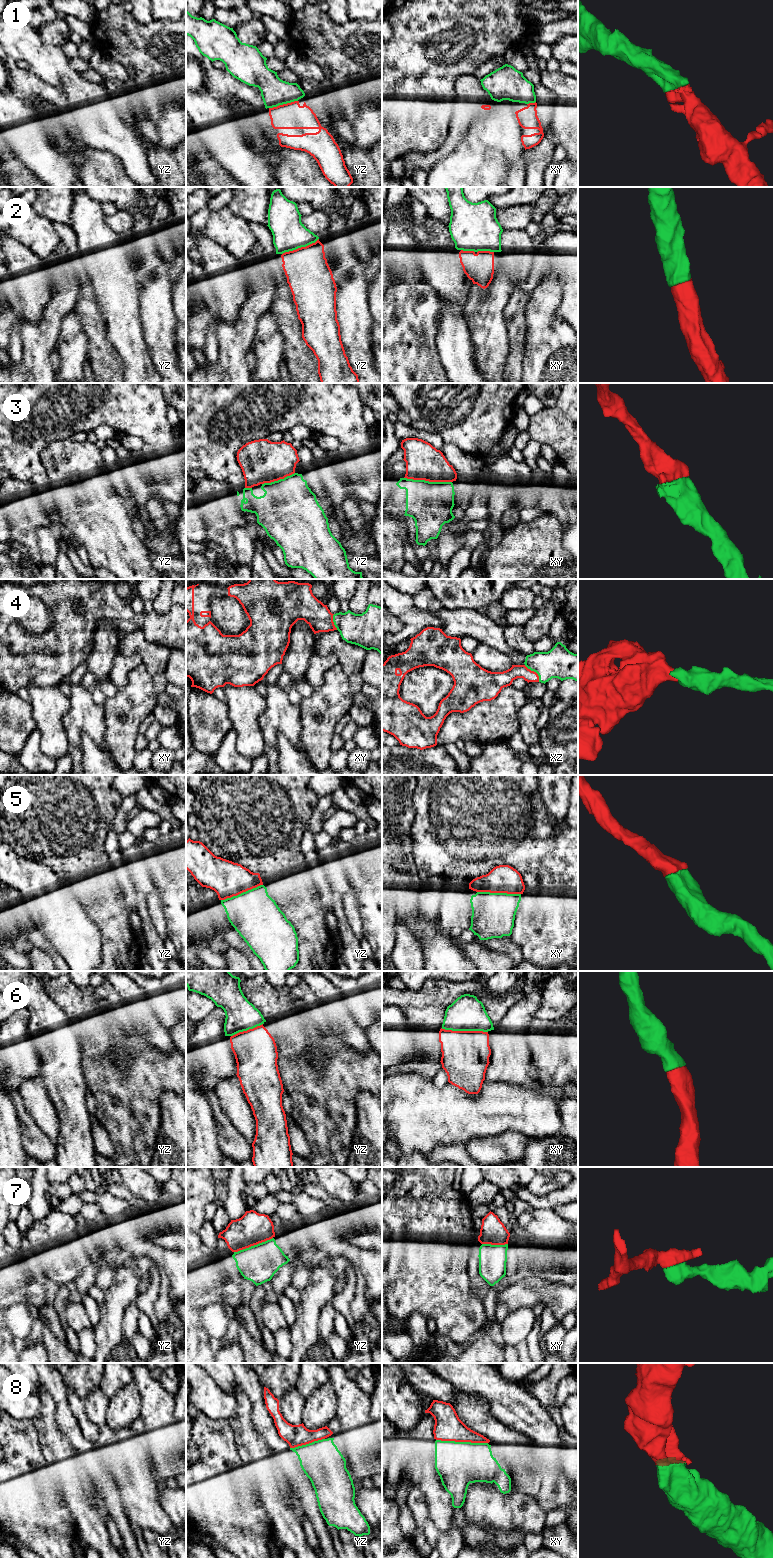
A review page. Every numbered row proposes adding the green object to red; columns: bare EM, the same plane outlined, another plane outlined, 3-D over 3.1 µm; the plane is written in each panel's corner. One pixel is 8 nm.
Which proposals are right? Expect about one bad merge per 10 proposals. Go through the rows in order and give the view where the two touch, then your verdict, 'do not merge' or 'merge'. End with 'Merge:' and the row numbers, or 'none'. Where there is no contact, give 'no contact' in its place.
1: yz | merge
2: yz | merge
3: xy | merge
4: xz | merge
5: xy | merge
6: xy | merge
7: yz | merge
8: xy | merge
Merge: 1, 2, 3, 4, 5, 6, 7, 8

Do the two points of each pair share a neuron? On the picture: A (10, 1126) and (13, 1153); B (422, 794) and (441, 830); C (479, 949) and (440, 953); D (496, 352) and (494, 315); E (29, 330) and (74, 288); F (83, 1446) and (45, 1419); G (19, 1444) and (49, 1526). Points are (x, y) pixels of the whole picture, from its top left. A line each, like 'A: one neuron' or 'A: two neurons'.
A: one neuron
B: one neuron
C: two neurons
D: one neuron
E: one neuron
F: two neurons
G: one neuron

